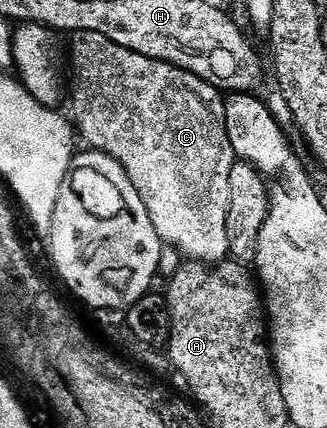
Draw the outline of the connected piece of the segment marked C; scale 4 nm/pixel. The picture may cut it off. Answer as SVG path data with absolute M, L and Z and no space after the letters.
M76 32L68 40L68 104L74 107L73 123L76 125L77 135L83 145L89 146L95 152L108 154L120 164L126 171L126 177L132 182L136 194L140 196L146 213L158 239L163 245L172 247L178 252L179 257L199 264L217 264L230 256L228 246L228 174L232 172L232 166L236 163L236 157L232 150L232 142L228 142L228 130L224 122L224 110L226 102L223 93L214 88L208 82L196 78L188 70L178 68L168 62L160 62L156 58L148 58L144 54L136 54L132 50L124 50L124 46L116 46L104 34L92 34L91 32Z

